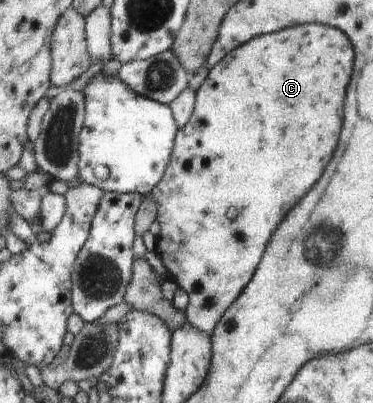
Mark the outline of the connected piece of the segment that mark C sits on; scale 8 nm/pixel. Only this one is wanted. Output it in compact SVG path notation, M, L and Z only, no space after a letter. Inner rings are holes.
M305 24L293 26L275 33L263 34L252 39L244 46L232 51L223 62L216 65L198 90L196 110L189 125L180 131L177 137L176 153L171 165L165 173L164 181L152 191L153 199L160 205L158 221L161 223L161 234L158 237L156 252L164 262L169 275L190 298L186 314L197 329L213 336L221 319L225 317L233 304L244 294L245 288L252 282L264 255L272 242L281 223L288 218L303 198L321 181L333 155L339 147L343 125L345 125L345 109L349 85L355 75L357 47L351 36L341 28L325 24Z

